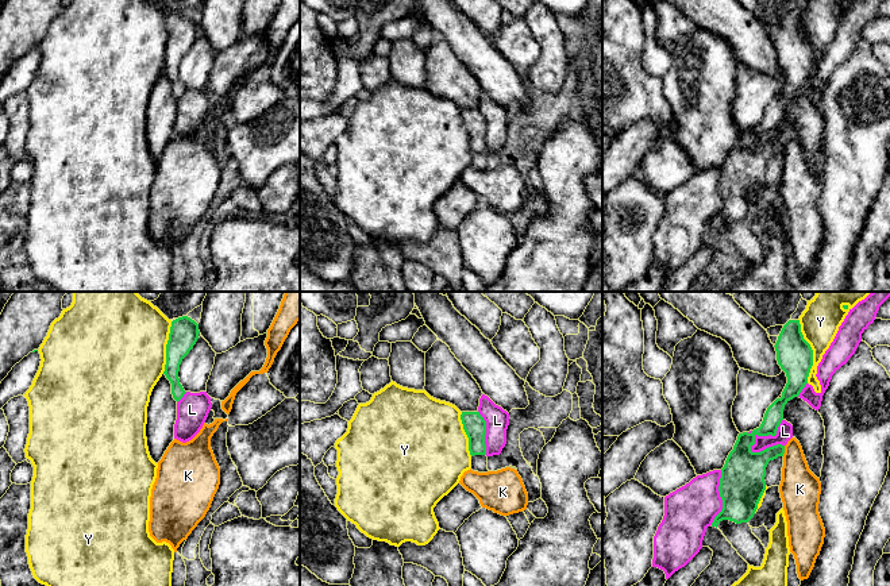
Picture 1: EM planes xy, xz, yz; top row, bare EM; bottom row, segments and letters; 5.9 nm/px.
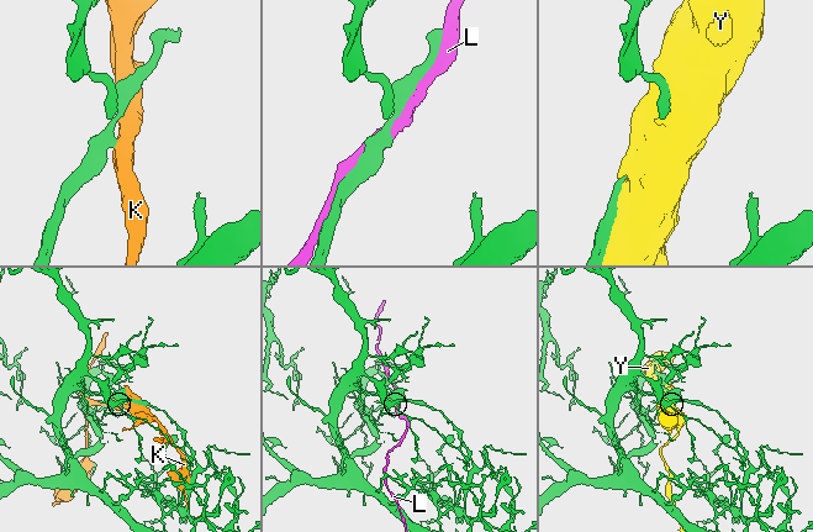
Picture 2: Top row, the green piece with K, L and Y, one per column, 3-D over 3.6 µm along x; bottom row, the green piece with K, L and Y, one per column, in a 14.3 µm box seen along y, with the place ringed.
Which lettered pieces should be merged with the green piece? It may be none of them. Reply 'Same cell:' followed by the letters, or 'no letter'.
Same cell: no letter

